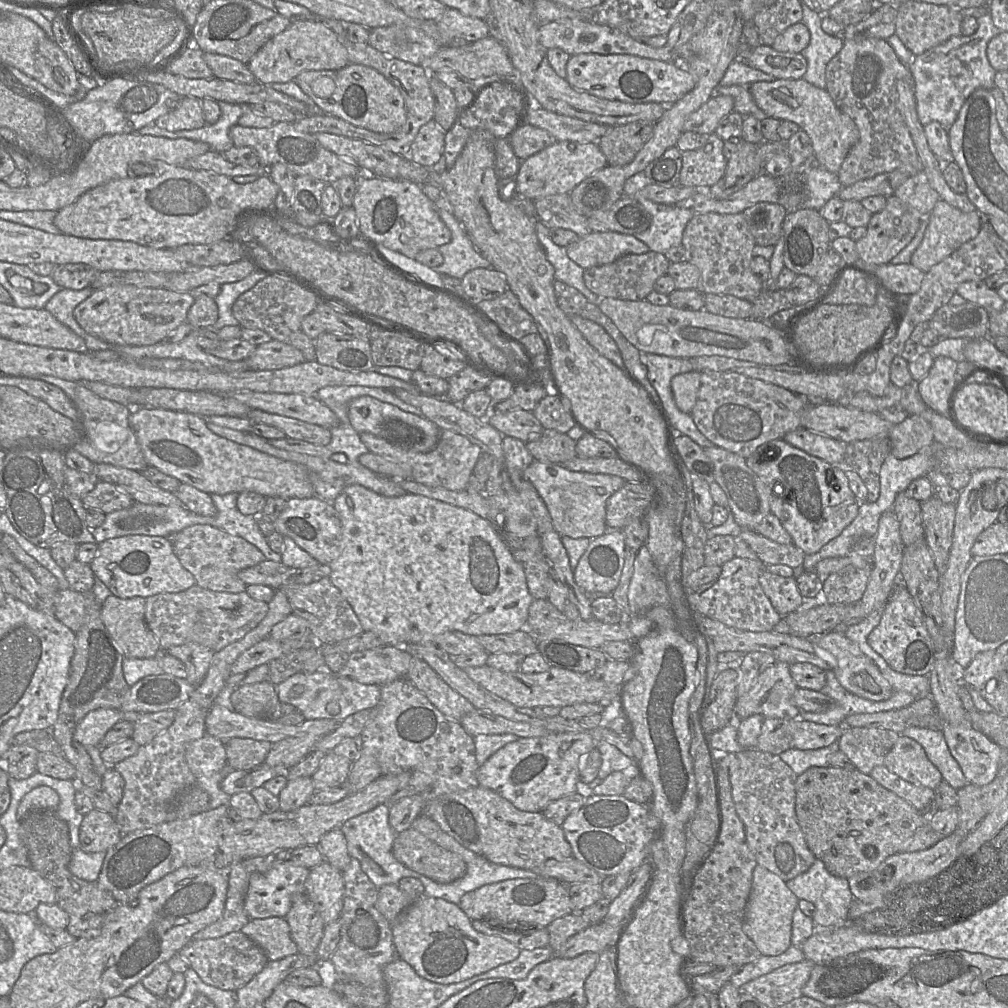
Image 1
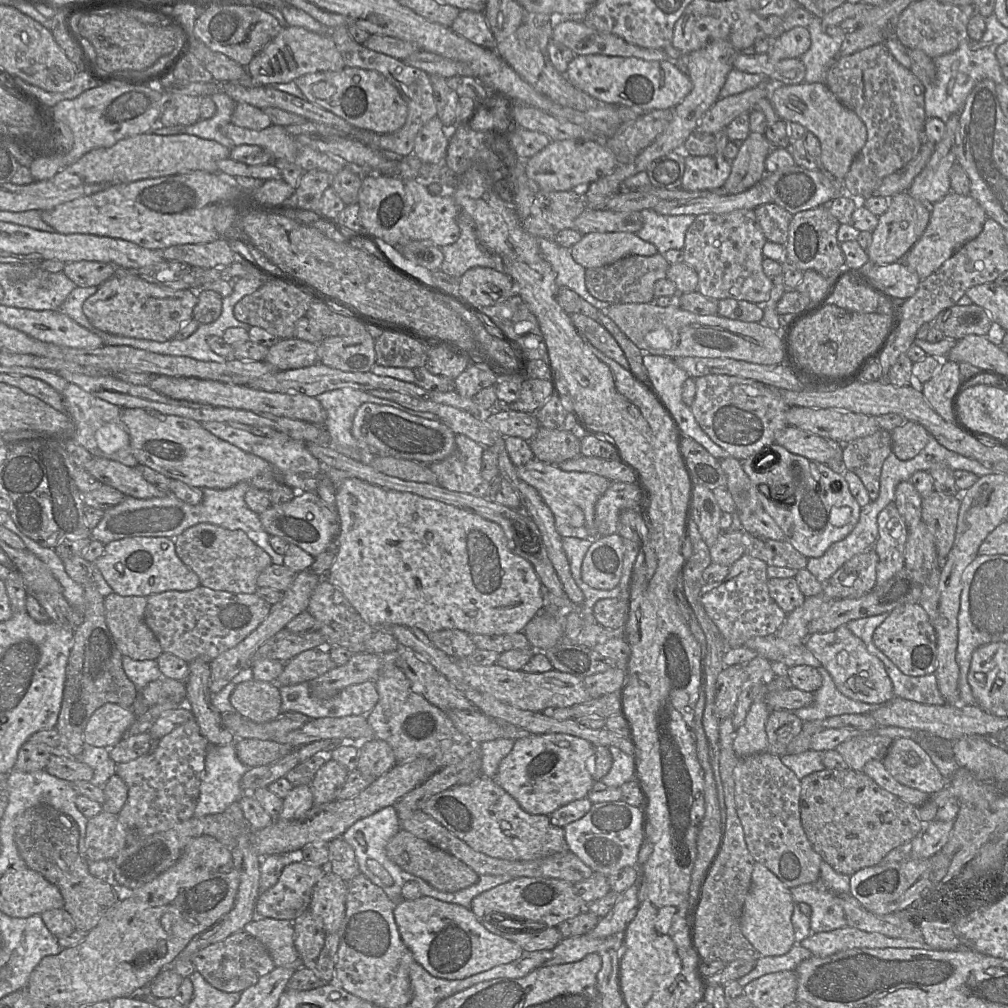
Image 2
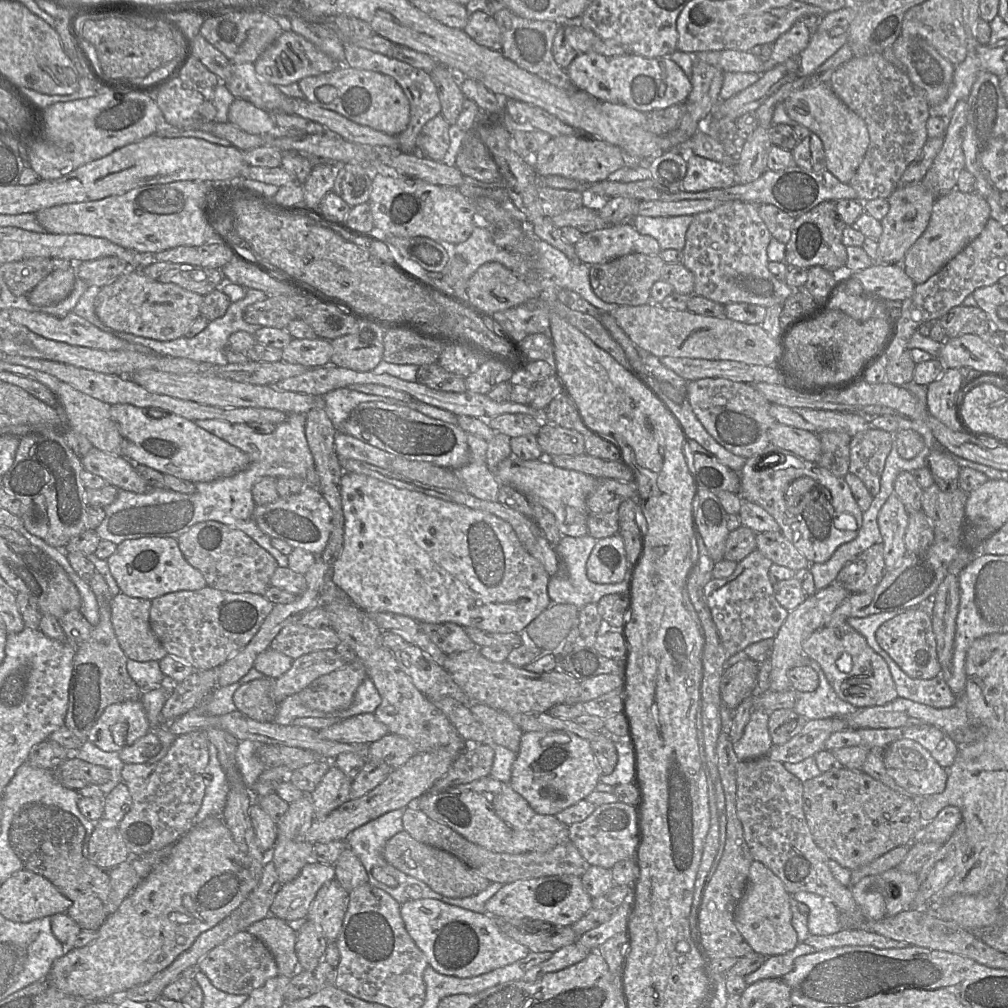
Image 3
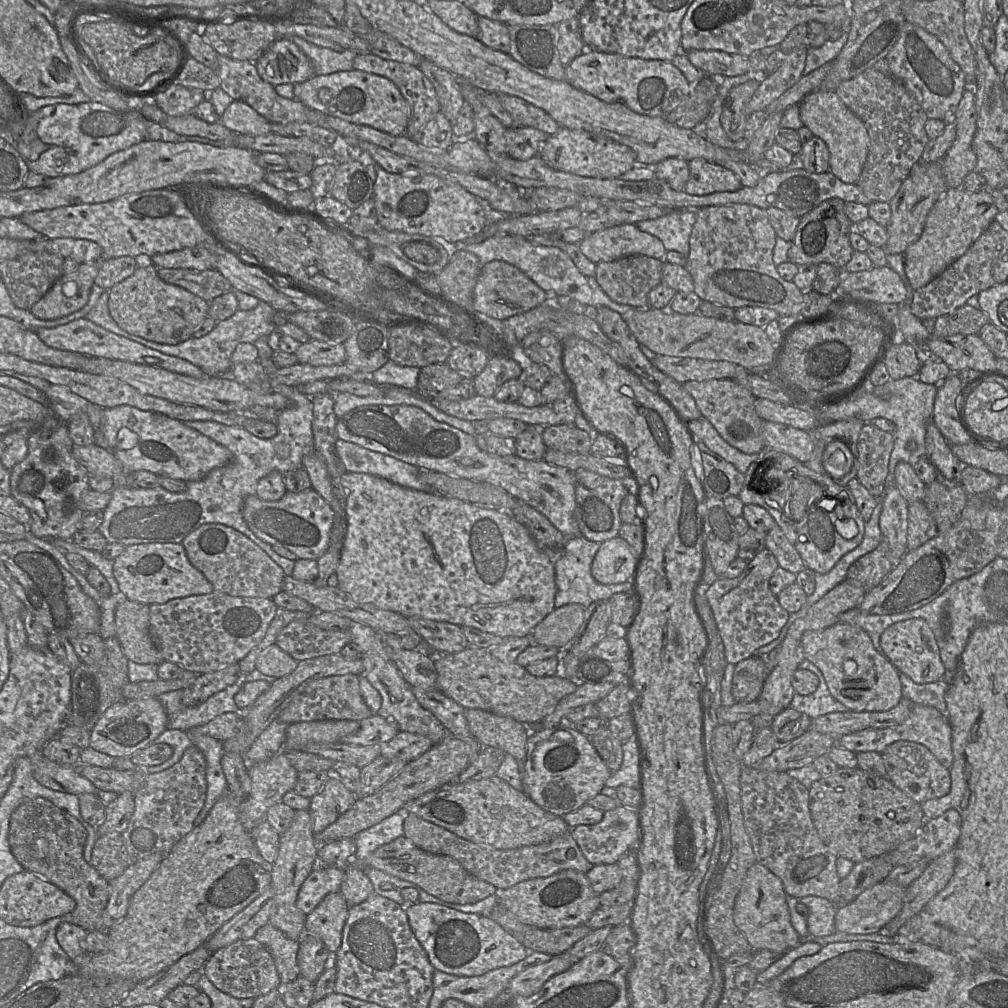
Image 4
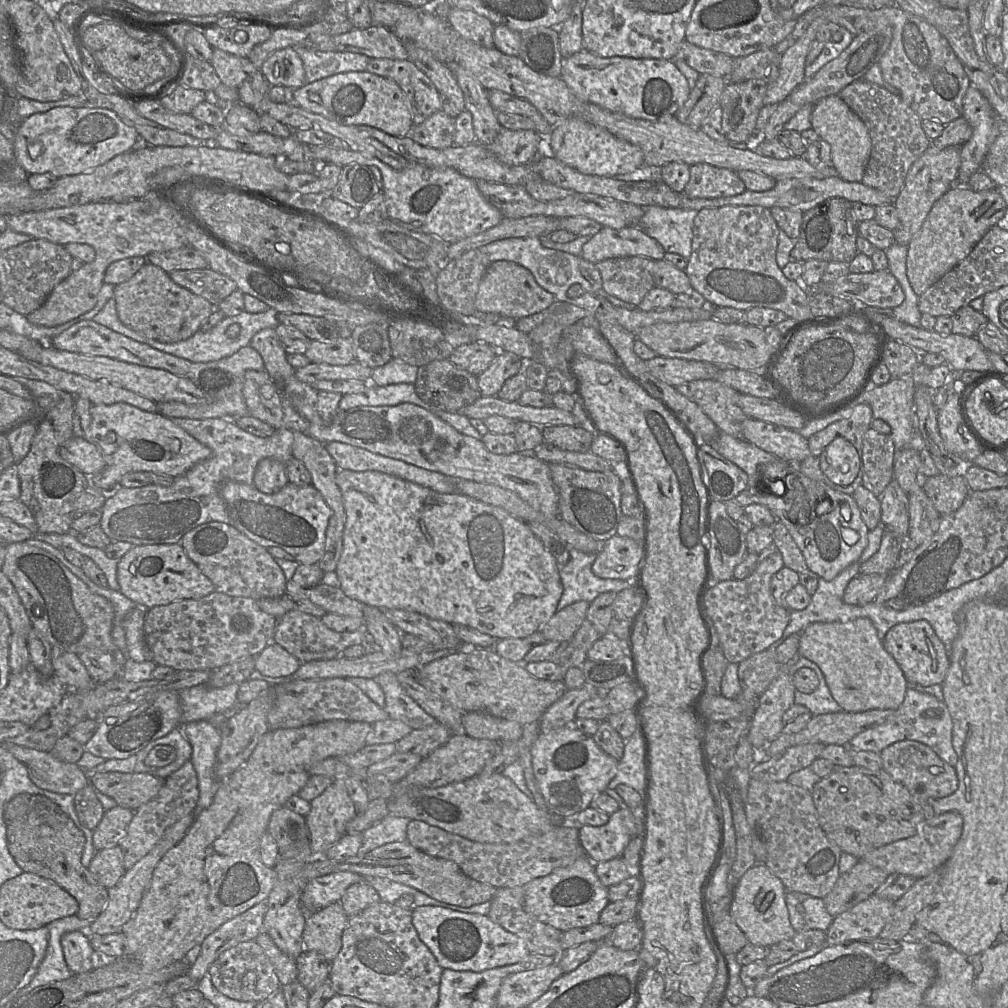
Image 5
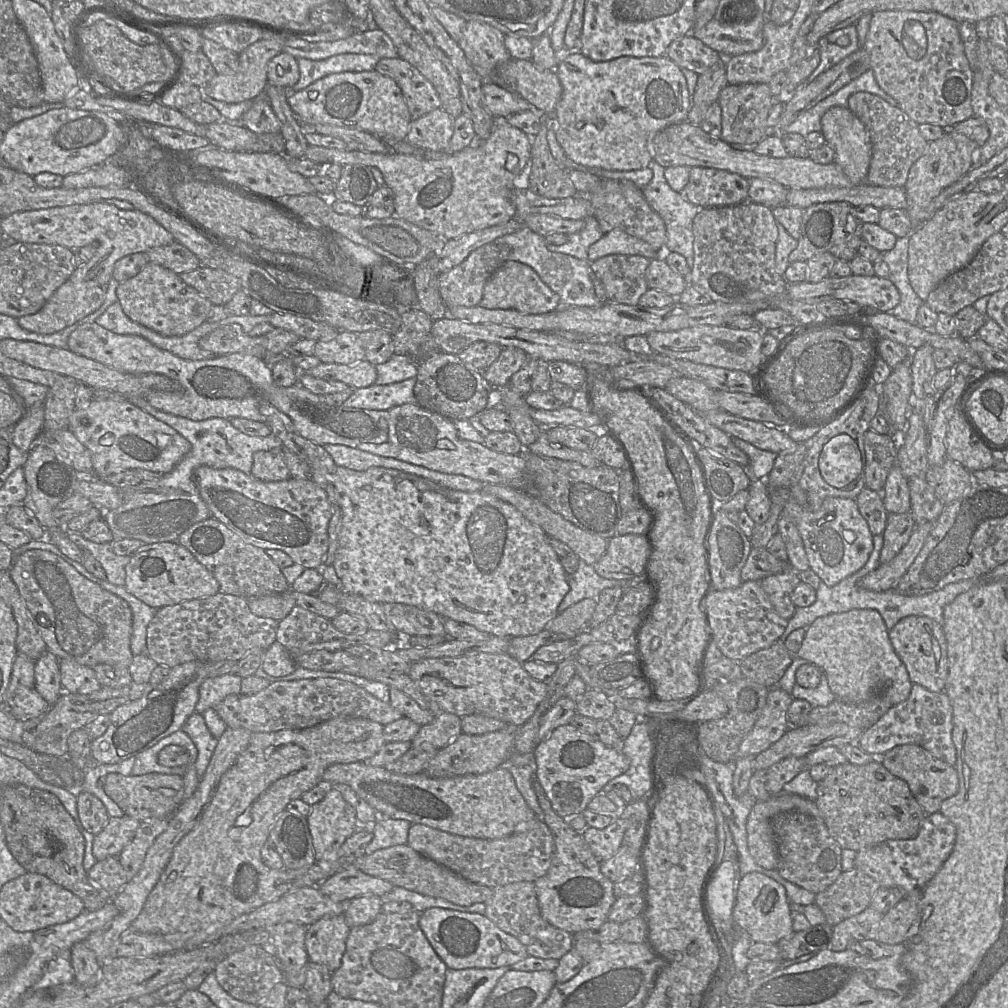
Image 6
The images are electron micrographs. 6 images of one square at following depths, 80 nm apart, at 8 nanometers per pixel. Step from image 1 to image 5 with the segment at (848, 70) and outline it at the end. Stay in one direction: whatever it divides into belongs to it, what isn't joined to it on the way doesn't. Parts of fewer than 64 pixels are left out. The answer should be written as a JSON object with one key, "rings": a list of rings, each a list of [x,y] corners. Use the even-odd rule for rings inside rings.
{"rings":[[[863,78],[848,84],[838,95],[862,120],[870,137],[871,152],[861,183],[896,198],[911,165],[931,144],[923,131],[923,121],[899,94]]]}

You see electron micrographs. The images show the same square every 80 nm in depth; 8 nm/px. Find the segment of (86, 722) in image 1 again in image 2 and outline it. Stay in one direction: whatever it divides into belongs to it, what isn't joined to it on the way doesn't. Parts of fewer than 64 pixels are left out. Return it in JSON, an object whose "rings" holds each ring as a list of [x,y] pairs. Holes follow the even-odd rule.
{"rings":[[[106,703],[94,711],[83,734],[85,743],[95,747],[112,748],[127,734],[136,720],[132,708]]]}

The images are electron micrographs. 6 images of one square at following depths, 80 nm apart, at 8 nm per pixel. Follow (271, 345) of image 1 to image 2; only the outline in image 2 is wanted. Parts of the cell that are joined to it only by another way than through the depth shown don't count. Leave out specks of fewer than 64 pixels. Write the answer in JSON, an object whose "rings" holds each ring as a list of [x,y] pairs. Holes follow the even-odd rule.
{"rings":[[[298,338],[281,339],[268,348],[265,361],[277,370],[299,369],[318,362],[318,344]]]}

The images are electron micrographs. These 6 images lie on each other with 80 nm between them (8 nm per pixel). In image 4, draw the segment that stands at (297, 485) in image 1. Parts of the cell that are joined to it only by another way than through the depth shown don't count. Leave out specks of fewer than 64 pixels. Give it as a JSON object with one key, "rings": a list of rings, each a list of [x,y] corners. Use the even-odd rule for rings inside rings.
{"rings":[[[130,405],[103,408],[100,431],[127,474],[146,470],[186,482],[204,478],[210,471],[230,463],[232,452],[184,422],[162,413],[143,411]]]}

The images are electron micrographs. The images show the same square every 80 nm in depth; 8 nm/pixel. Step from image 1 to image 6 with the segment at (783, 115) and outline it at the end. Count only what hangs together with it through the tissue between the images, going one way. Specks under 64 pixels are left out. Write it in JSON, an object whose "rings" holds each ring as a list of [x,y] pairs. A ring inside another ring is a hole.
{"rings":[[[834,106],[821,118],[821,131],[825,143],[834,151],[834,163],[839,165],[854,185],[865,183],[872,156],[869,134],[863,123],[848,109]]]}

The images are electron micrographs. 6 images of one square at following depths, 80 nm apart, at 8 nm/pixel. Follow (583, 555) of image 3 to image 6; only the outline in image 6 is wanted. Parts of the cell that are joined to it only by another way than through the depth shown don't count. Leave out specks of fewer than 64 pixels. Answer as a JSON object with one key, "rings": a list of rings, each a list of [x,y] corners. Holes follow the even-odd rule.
{"rings":[[[580,559],[577,570],[567,577],[569,592],[558,606],[558,614],[583,599],[596,599],[600,593],[608,588],[622,586],[625,590],[627,583],[600,577],[592,565]]]}

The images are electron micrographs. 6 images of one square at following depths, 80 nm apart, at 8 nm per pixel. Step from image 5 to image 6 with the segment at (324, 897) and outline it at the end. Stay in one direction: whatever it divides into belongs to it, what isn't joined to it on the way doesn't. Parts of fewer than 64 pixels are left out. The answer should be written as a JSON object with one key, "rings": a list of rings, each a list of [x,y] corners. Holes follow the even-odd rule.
{"rings":[[[343,866],[340,871],[322,881],[317,888],[331,900],[347,903],[366,895],[383,897],[394,888],[394,885],[367,875],[354,866]]]}

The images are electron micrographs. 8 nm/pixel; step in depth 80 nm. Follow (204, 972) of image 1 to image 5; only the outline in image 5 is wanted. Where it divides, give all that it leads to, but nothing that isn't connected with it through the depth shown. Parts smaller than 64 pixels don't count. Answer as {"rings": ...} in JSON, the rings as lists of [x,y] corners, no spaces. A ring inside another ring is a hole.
{"rings":[[[247,941],[224,951],[209,967],[208,975],[222,994],[238,1001],[260,1002],[281,989],[274,966],[256,941]]]}

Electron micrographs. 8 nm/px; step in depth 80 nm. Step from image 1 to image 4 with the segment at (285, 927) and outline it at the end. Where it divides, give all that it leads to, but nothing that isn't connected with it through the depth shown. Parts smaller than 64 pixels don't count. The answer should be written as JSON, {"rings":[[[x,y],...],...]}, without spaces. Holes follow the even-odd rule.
{"rings":[[[270,923],[260,927],[254,938],[272,955],[282,985],[289,984],[300,976],[297,963],[299,941],[288,938]]]}

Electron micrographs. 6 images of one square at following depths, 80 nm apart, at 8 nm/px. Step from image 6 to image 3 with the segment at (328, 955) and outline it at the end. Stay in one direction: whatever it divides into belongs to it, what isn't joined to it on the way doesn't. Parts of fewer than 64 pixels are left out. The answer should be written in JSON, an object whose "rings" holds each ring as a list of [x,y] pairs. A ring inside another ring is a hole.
{"rings":[[[334,879],[317,892],[306,920],[312,922],[329,943],[338,939],[347,911],[349,893]]]}

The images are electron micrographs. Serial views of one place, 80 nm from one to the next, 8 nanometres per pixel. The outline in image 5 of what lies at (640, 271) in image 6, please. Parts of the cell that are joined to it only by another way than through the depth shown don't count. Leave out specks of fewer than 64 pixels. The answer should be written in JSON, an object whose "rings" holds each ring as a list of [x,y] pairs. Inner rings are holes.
{"rings":[[[644,256],[610,258],[595,264],[608,294],[638,306],[655,287],[652,276],[654,260]]]}

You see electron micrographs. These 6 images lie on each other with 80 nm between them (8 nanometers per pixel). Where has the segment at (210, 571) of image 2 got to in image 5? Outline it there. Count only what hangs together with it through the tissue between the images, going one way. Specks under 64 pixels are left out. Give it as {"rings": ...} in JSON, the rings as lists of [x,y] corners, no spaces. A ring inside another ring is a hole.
{"rings":[[[212,521],[188,531],[180,540],[188,557],[214,584],[215,590],[235,597],[280,598],[286,594],[285,575],[267,549],[224,522]]]}

